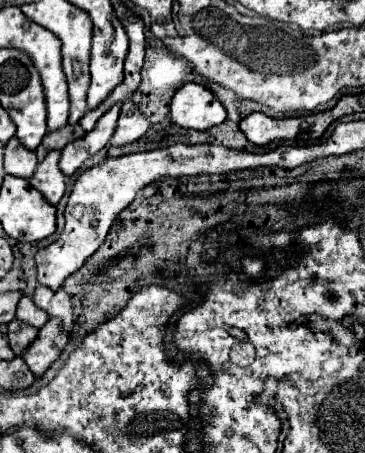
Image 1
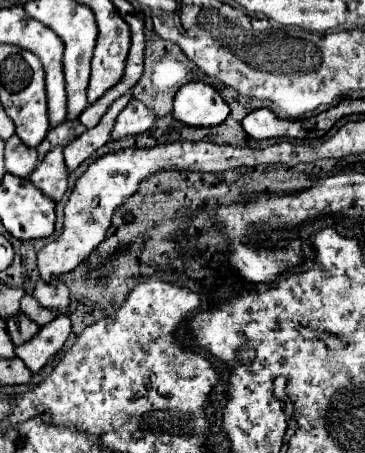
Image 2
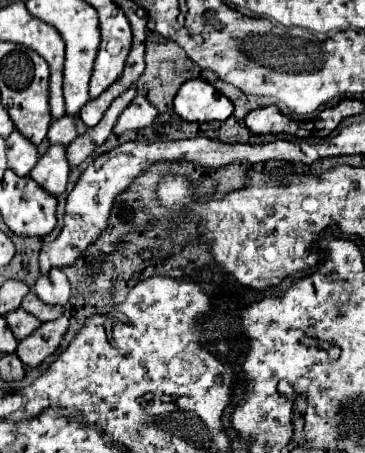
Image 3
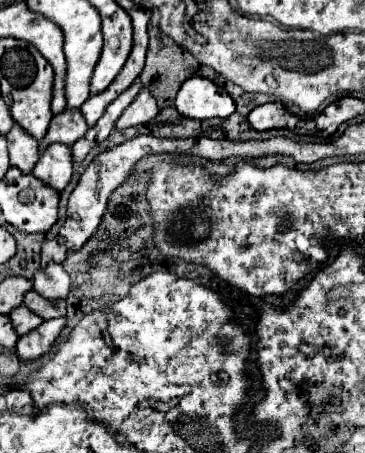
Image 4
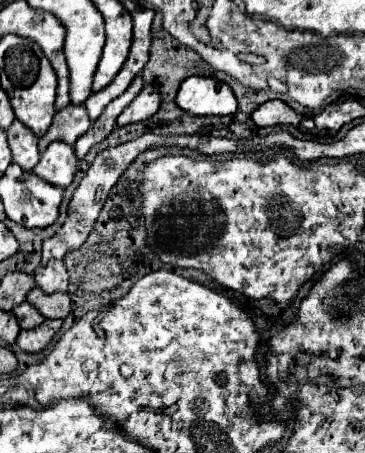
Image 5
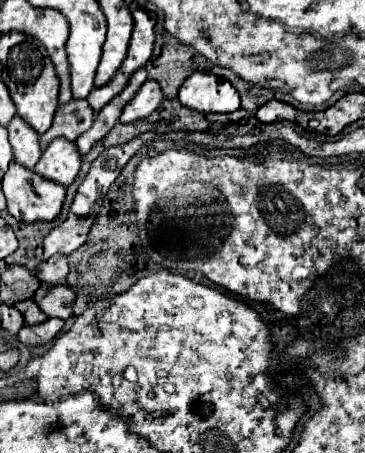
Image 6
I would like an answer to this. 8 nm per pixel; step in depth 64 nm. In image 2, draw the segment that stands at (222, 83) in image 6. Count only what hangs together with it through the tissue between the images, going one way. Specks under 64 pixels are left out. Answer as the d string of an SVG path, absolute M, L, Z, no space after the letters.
M206 82L184 84L174 98L174 118L188 126L216 126L230 114L224 98Z

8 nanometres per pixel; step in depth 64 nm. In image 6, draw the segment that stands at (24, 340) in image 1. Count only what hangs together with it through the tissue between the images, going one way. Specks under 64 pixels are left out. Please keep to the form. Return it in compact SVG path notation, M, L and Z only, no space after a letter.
M32 298L22 300L20 304L14 304L14 306L24 314L26 324L40 324L40 322L44 322L44 320L46 320L44 312L40 312L40 306L38 306Z

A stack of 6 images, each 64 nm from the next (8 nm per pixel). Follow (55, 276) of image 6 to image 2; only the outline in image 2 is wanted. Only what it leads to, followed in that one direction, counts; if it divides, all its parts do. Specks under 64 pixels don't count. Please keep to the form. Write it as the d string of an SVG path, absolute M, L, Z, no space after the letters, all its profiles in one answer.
M42 280L36 282L34 298L50 310L58 310L60 314L68 312L70 296L68 296L68 286L62 280L52 280L52 284L44 284Z

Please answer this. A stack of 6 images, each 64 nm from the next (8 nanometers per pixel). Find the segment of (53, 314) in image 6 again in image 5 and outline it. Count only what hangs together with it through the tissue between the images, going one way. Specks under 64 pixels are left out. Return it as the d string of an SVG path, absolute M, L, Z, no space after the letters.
M34 288L28 294L28 302L38 308L44 318L66 318L70 314L70 294L68 292L54 292L46 294L40 288Z

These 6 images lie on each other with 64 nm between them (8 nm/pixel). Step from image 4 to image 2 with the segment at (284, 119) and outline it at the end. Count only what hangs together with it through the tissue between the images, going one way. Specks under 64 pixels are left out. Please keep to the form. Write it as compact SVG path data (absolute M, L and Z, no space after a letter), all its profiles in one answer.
M268 108L250 112L242 120L242 126L248 132L248 136L254 138L254 140L282 138L282 136L286 136L286 138L298 138L300 130L302 130L300 120L282 120L272 110L268 110Z

